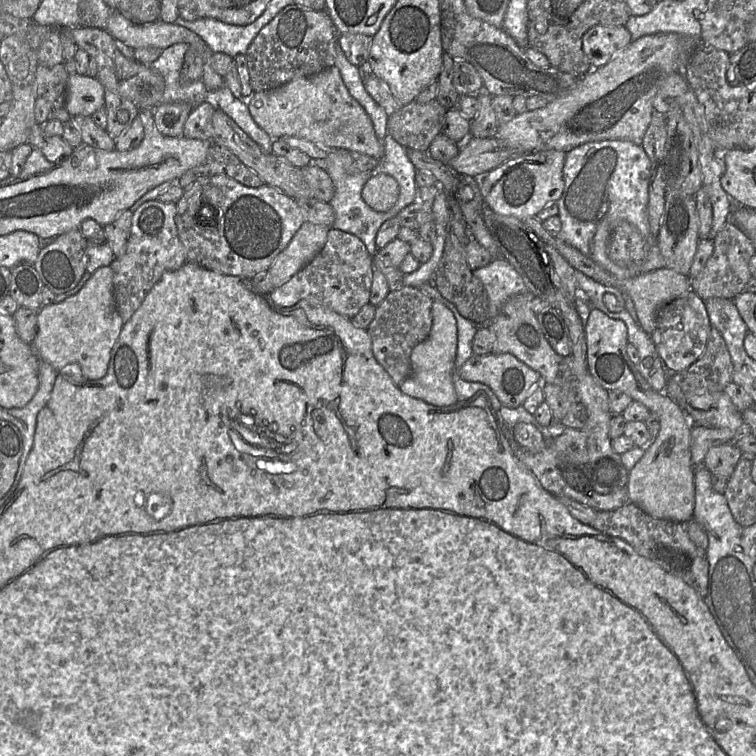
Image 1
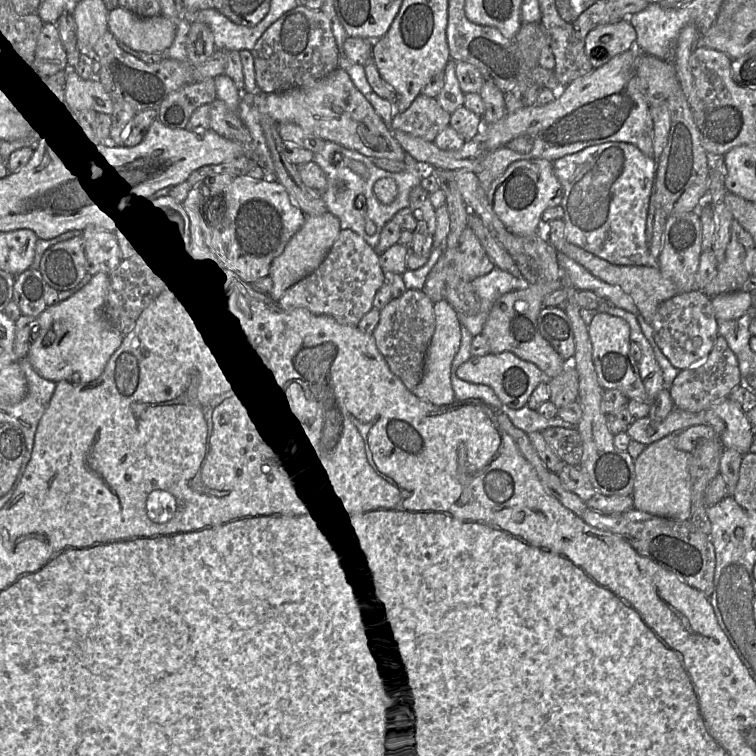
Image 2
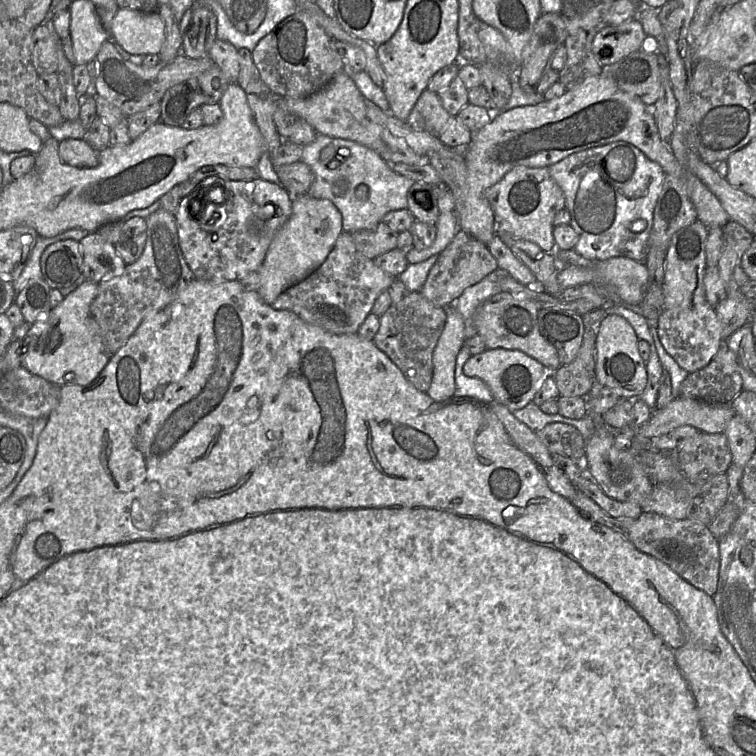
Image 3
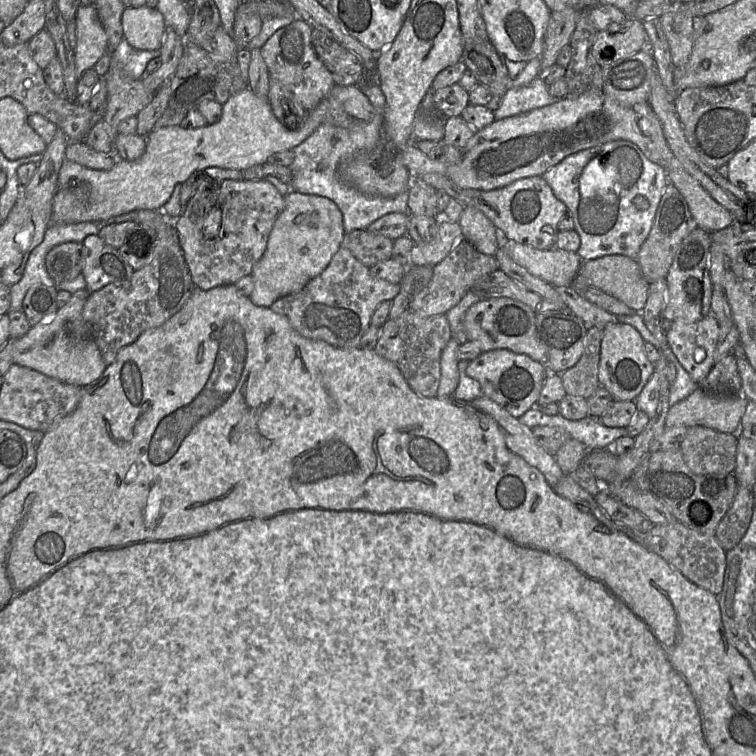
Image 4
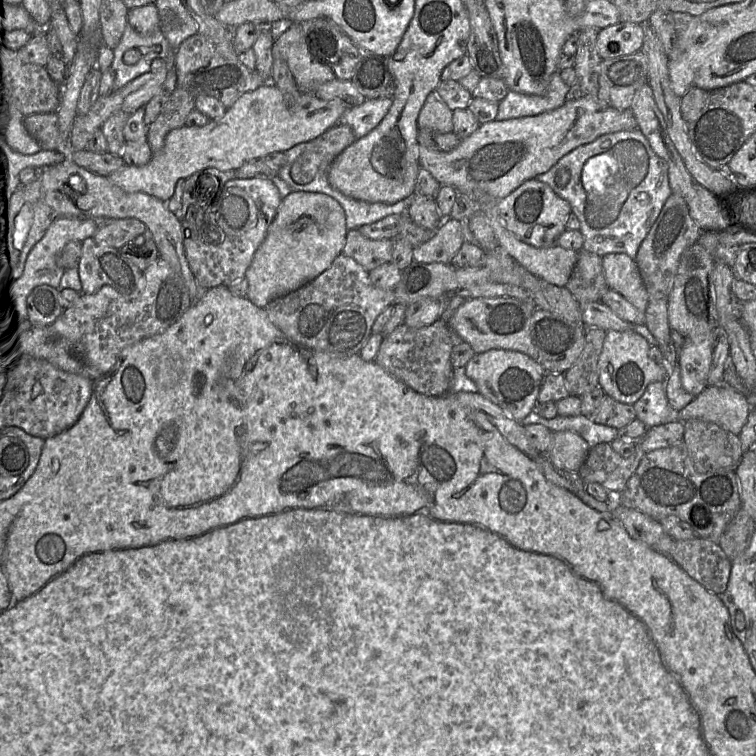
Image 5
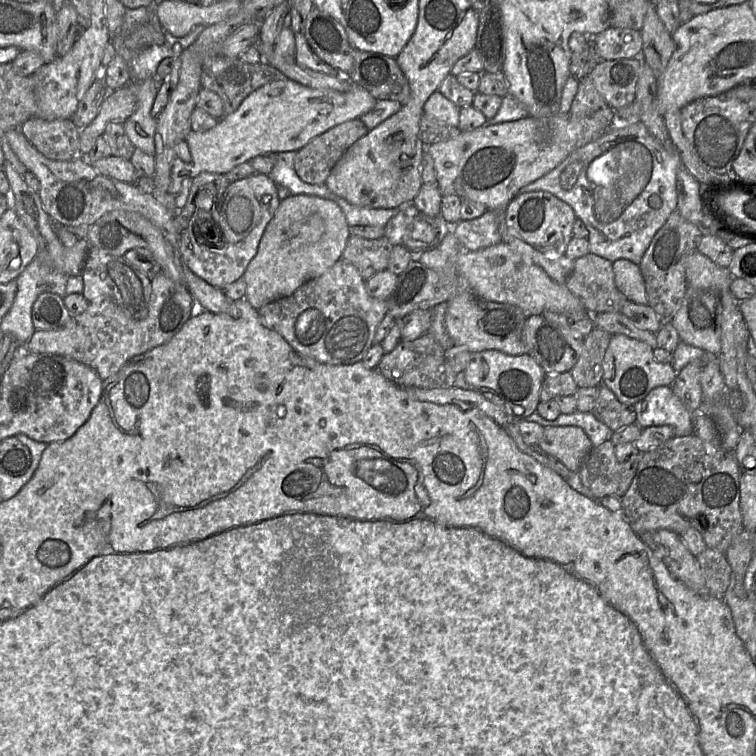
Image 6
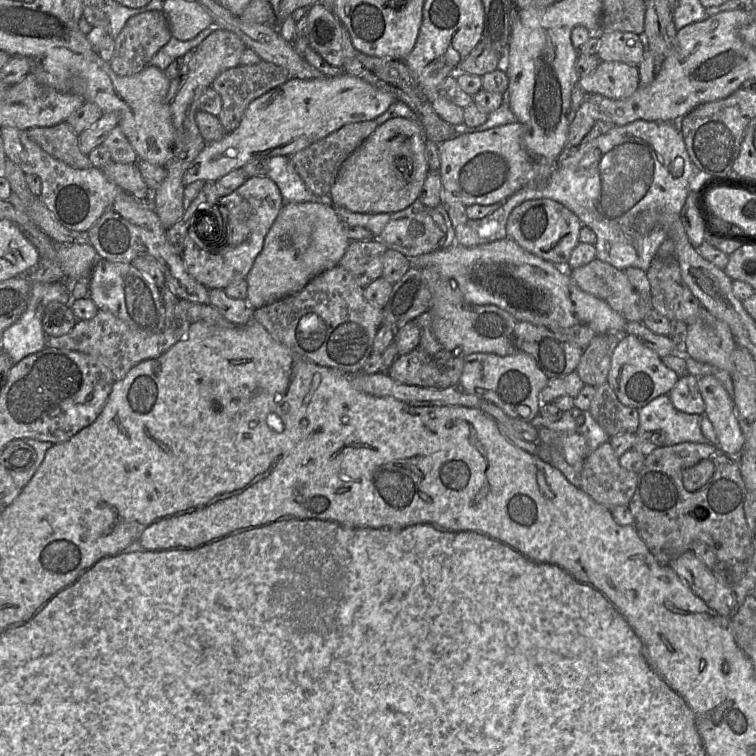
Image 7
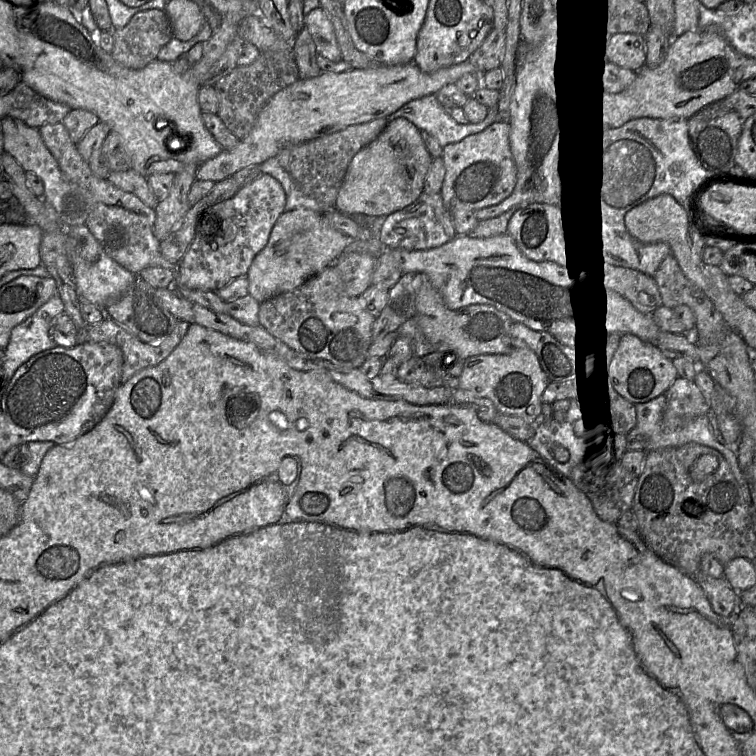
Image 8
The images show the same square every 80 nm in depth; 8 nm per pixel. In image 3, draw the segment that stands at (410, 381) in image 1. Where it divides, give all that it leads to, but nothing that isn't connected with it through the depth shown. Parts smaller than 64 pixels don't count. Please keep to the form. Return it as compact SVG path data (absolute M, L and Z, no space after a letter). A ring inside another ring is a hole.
M454 305L444 309L446 323L432 354L433 376L426 393L436 402L454 396L456 358L466 340L465 324L461 314Z

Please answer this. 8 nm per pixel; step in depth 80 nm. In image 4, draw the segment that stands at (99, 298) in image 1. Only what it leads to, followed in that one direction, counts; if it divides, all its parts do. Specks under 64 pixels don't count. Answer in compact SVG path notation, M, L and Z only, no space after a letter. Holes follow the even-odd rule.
M87 288L76 291L69 301L45 322L31 326L29 331L12 342L12 361L36 370L61 382L83 387L97 380L107 365L90 336L76 337L69 333L67 324L81 318L83 306L91 293Z

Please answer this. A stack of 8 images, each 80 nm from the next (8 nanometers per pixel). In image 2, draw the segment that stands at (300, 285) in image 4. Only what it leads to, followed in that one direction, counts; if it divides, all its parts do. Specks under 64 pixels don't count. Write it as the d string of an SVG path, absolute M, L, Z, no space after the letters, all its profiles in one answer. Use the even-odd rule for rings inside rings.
M329 211L321 215L307 216L303 226L270 265L269 276L272 279L272 288L268 293L269 297L277 302L290 286L311 274L322 263L340 231L339 219Z

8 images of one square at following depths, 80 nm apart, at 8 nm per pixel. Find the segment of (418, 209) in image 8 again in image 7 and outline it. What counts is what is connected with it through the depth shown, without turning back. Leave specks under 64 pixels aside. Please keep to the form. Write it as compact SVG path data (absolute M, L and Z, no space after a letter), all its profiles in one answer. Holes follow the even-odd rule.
M416 200L404 210L391 214L378 239L391 250L396 250L408 258L414 258L455 244L455 227L447 213L447 206L428 207Z

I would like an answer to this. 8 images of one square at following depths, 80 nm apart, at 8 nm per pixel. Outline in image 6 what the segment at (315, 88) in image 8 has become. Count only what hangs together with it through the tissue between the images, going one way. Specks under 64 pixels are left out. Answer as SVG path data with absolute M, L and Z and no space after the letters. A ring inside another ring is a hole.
M285 78L272 81L253 91L239 108L219 119L217 125L204 132L191 131L186 143L191 160L174 160L168 192L177 195L185 180L193 180L202 172L224 175L236 166L270 153L299 151L313 138L330 128L360 117L374 107L377 99L366 89L353 84L347 91L314 89Z

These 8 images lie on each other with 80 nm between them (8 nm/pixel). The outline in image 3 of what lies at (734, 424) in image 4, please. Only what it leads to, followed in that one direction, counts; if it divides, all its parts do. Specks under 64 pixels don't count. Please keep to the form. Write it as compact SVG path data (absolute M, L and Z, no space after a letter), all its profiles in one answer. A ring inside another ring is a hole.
M678 397L665 408L653 410L649 420L635 434L655 439L685 425L709 434L723 433L735 414L731 404L709 404Z

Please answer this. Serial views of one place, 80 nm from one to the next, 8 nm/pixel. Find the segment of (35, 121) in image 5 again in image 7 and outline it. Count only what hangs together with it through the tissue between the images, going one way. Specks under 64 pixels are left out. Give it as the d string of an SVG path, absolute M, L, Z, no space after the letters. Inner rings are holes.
M66 121L51 127L30 128L27 134L45 152L72 168L87 169L92 166L79 148L79 135Z

